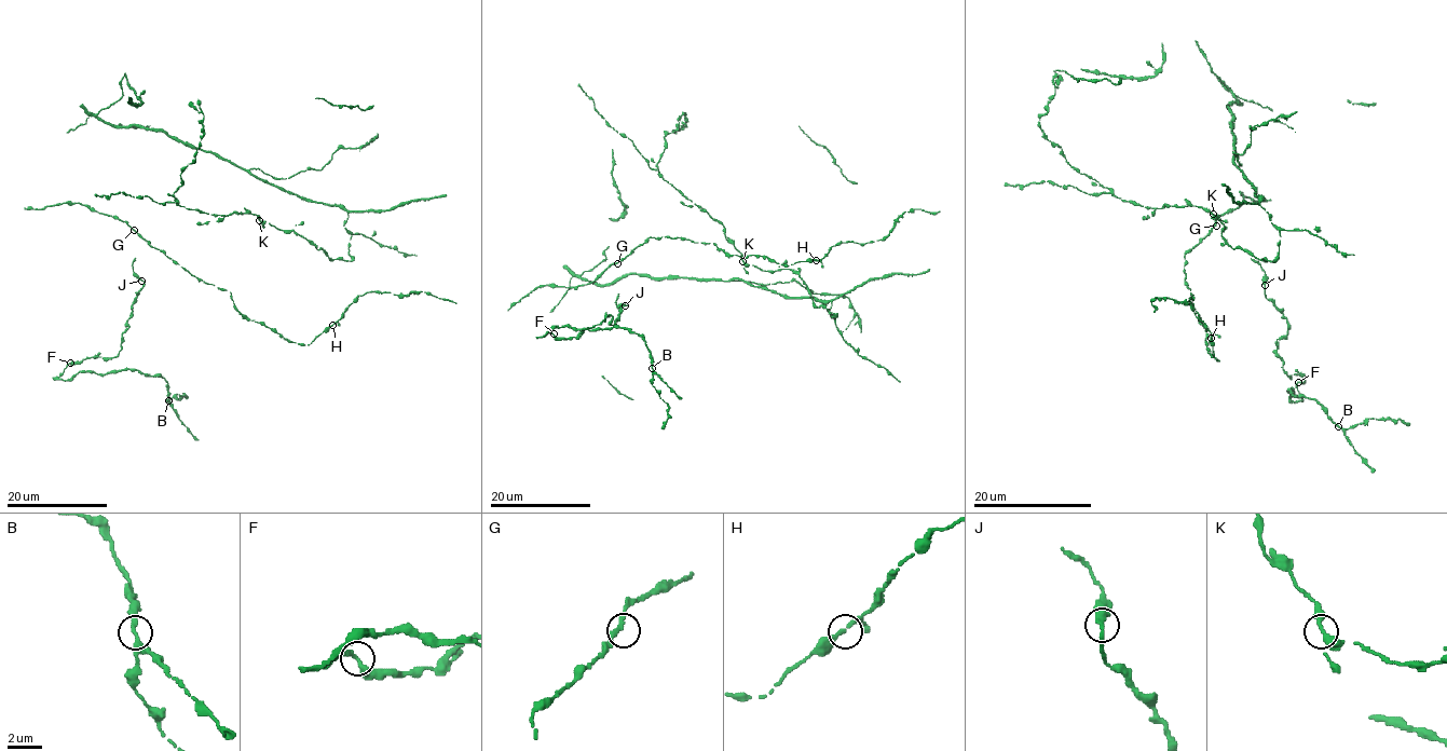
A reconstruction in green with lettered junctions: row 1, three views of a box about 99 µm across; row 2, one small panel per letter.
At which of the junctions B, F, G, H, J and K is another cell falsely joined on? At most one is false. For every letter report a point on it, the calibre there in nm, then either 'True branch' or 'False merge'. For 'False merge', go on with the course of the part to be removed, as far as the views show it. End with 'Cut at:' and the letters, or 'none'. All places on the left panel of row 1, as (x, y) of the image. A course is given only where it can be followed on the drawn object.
B: Place: (168, 400). Thickness 280 nm. True branch
F: Place: (70, 363). Thickness 300 nm. True branch
G: Place: (134, 230). Thickness 240 nm. True branch
H: Place: (332, 325). Thickness 280 nm. True branch
J: Place: (141, 281). Thickness 300 nm. True branch
K: Place: (259, 220). Thickness 280 nm. True branch
Cut at: none

